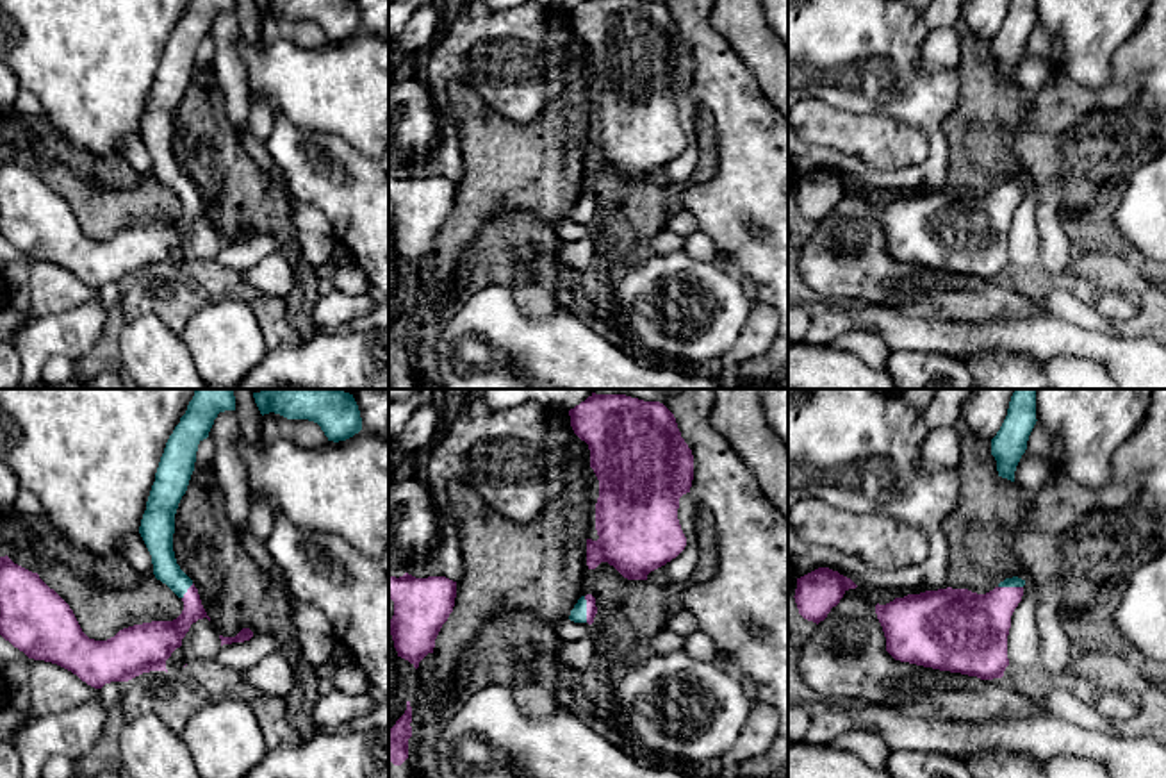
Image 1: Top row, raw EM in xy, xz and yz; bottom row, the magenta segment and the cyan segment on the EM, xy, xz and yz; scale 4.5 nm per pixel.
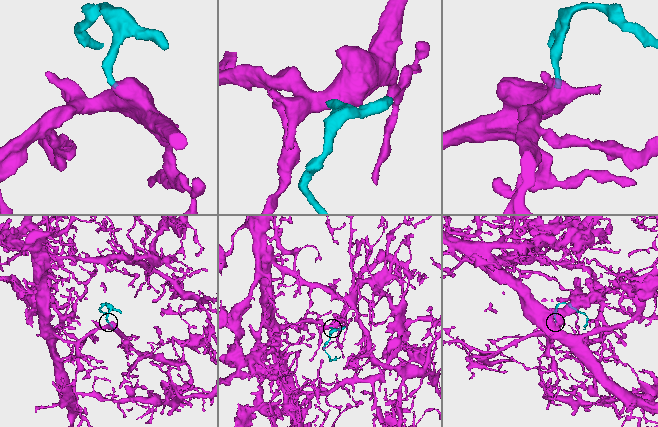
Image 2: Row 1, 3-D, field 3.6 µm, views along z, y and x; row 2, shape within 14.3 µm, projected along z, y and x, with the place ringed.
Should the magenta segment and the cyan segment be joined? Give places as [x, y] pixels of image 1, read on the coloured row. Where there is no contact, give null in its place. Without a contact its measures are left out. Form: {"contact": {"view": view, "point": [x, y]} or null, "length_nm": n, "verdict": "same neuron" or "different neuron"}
{"contact": {"view": "xz", "point": [587, 609]}, "length_nm": 120, "verdict": "same neuron"}

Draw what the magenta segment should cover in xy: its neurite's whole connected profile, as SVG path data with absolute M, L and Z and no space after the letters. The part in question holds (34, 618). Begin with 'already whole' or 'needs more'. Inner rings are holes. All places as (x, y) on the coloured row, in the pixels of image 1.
needs more; M196 389L185 414L169 435L152 485L139 534L152 555L153 575L182 601L184 610L173 621L152 621L119 630L107 641L89 639L70 605L50 589L37 573L0 557L0 635L29 658L57 664L94 689L111 682L128 682L143 673L166 671L166 660L182 646L191 625L207 616L198 589L180 569L173 551L175 514L194 471L198 444L209 437L219 412L235 410L232 389Z

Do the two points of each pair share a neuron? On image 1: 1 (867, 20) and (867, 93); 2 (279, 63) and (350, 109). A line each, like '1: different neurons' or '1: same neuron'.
1: same neuron
2: same neuron

